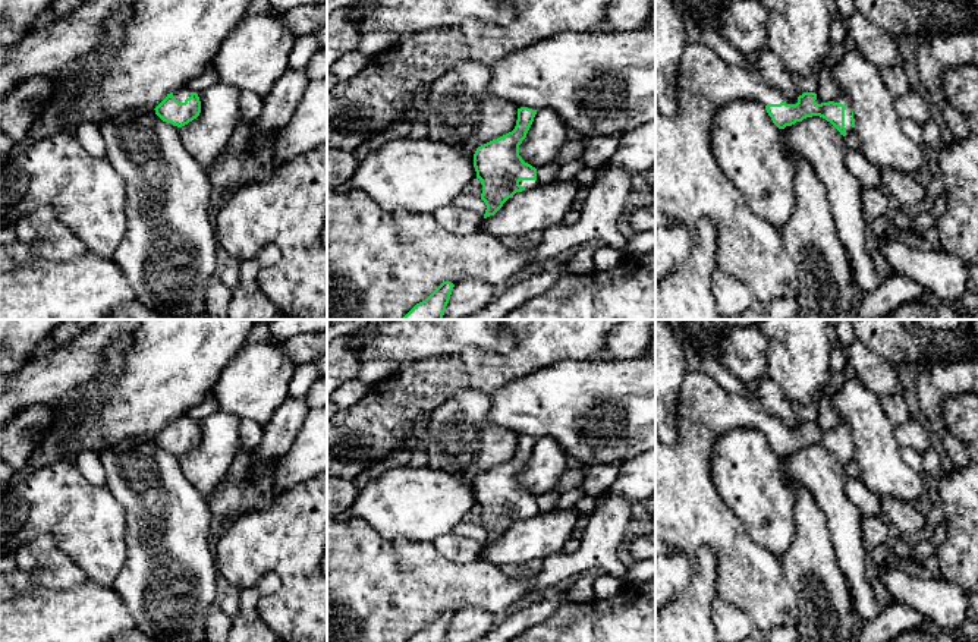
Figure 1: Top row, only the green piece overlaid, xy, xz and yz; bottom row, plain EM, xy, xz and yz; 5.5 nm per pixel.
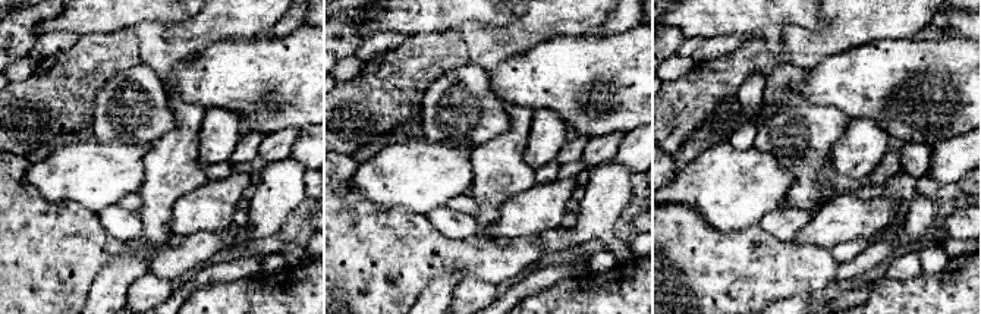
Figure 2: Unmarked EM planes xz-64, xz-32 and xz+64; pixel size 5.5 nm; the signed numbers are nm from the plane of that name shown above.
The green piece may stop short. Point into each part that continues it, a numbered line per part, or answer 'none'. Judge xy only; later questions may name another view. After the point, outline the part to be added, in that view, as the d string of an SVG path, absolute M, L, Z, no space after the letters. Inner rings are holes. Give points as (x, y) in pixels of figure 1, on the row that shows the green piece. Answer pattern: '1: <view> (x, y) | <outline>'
1: xy (181, 94) | M180 86L177 89L173 91L173 97L179 101L179 103L185 103L186 98L191 97L191 89L188 86Z

